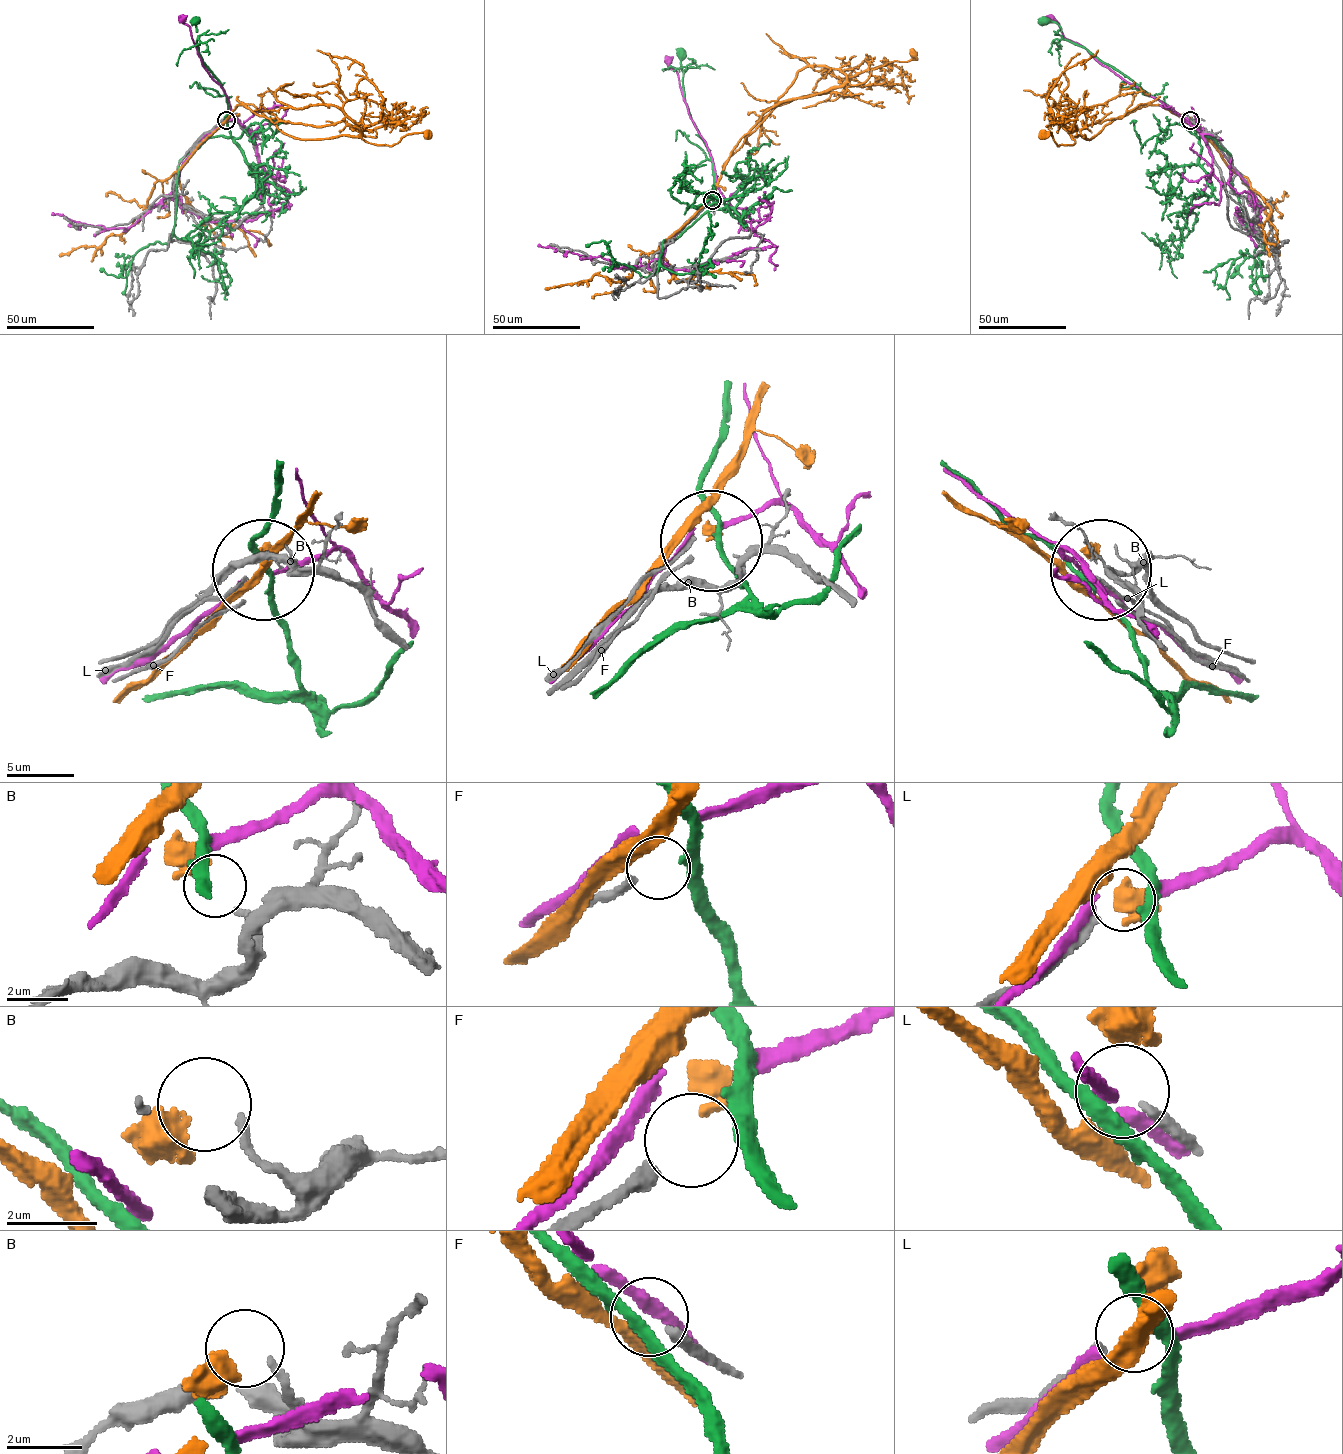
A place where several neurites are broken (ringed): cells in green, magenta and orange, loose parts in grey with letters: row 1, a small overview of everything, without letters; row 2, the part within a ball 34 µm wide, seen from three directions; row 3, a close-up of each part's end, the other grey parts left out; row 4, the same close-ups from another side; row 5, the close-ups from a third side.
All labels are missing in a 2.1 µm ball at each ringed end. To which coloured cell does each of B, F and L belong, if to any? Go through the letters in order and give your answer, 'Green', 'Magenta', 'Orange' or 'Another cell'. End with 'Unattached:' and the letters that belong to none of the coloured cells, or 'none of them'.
B: Another cell
F: Another cell
L: Another cell
Unattached: B, F, L

